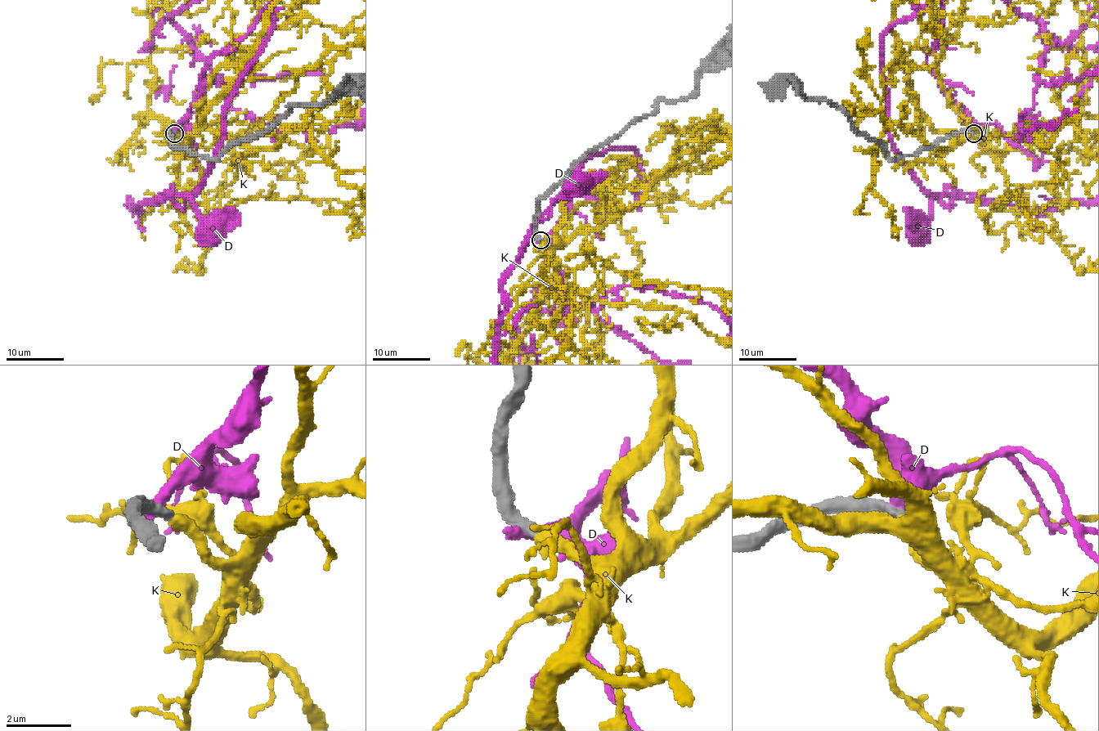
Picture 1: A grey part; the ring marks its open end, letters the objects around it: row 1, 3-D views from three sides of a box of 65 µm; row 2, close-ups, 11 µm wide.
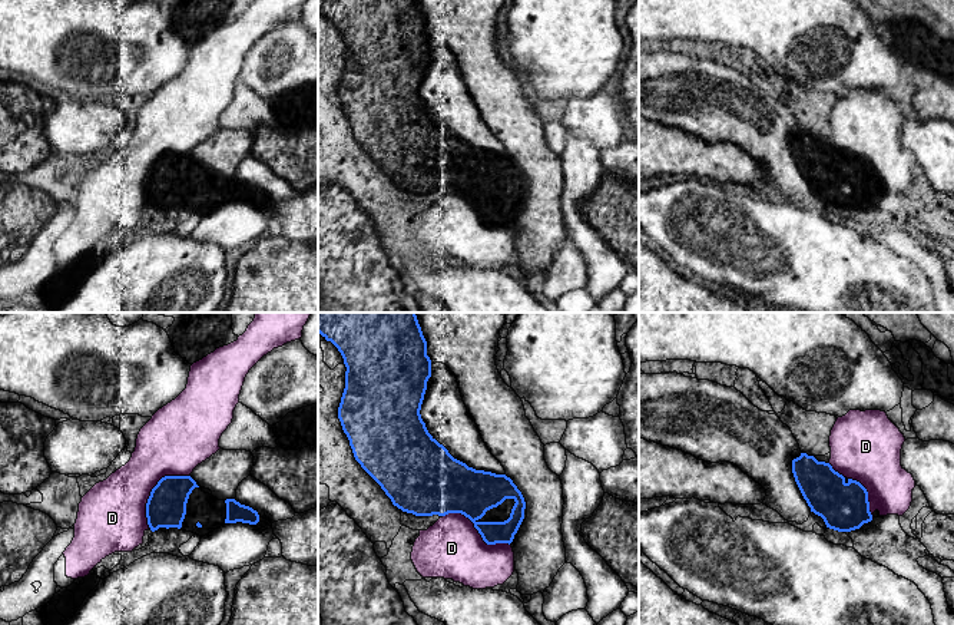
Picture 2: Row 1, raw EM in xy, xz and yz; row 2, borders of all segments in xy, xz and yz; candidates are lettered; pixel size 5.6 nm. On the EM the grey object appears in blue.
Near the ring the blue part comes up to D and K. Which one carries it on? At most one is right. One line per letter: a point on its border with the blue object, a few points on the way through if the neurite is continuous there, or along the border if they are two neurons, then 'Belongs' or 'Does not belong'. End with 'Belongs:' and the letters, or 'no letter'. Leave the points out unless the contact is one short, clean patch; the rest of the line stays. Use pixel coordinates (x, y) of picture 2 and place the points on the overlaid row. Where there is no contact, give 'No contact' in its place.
D: Touches blue at xy (152, 489). Does not belong
K: No contact. Belongs
Belongs: K

